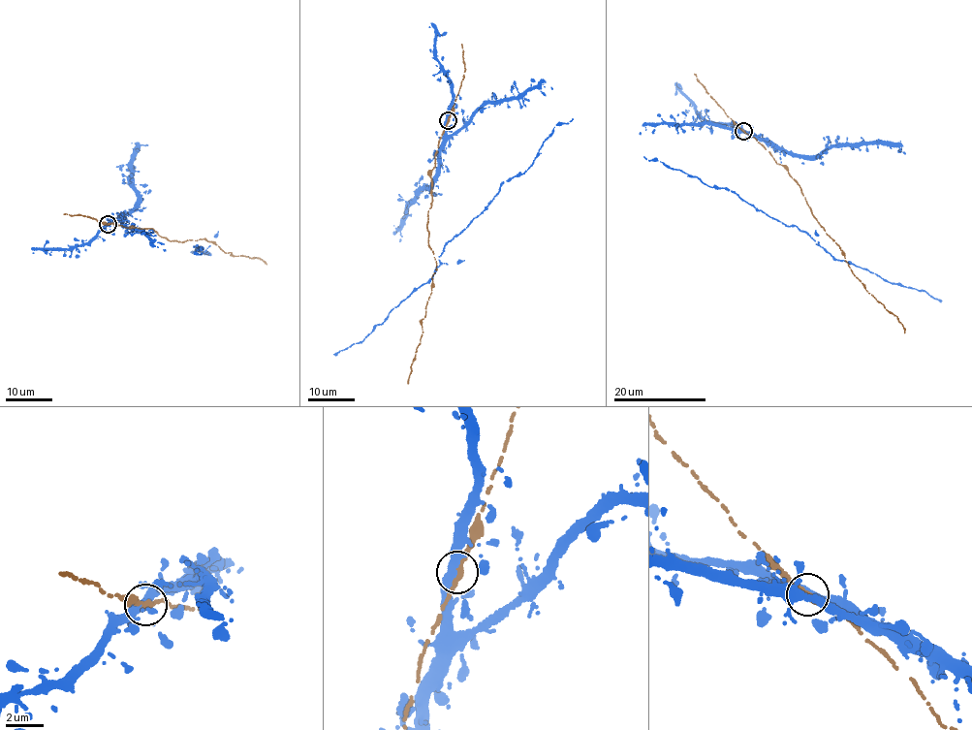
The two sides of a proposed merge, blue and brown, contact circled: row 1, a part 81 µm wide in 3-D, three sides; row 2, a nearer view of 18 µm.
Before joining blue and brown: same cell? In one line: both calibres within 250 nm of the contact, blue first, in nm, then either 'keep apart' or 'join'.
calibres 420 and 280 nm; join

